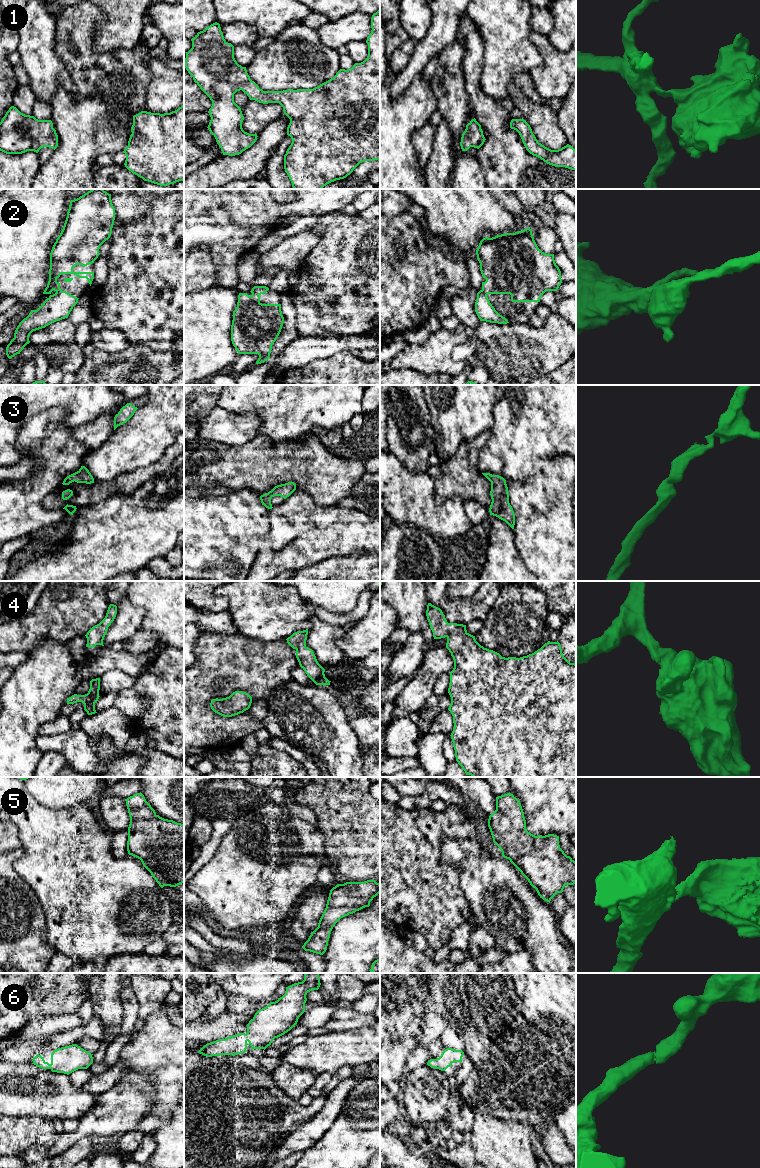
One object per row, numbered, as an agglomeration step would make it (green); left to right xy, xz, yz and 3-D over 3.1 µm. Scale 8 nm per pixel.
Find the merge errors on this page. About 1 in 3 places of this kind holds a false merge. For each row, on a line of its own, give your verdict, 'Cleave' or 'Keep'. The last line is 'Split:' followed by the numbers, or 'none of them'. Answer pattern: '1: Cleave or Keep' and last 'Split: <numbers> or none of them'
1: Keep
2: Keep
3: Keep
4: Keep
5: Keep
6: Keep
Split: none of them

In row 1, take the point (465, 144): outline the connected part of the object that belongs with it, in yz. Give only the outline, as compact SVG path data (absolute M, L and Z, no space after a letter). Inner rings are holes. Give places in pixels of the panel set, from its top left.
M474 118L466 125L466 129L461 137L460 146L462 151L467 151L470 147L479 149L485 140L481 125Z

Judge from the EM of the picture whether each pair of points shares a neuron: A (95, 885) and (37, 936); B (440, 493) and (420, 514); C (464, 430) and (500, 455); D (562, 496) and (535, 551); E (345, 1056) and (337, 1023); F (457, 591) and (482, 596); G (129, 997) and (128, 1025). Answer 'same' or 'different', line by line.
A: different
B: different
C: different
D: same
E: different
F: different
G: same

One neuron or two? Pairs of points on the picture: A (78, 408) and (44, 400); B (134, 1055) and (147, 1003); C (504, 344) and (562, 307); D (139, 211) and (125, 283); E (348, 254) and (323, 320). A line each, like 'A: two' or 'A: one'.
A: one
B: two
C: two
D: one
E: one

